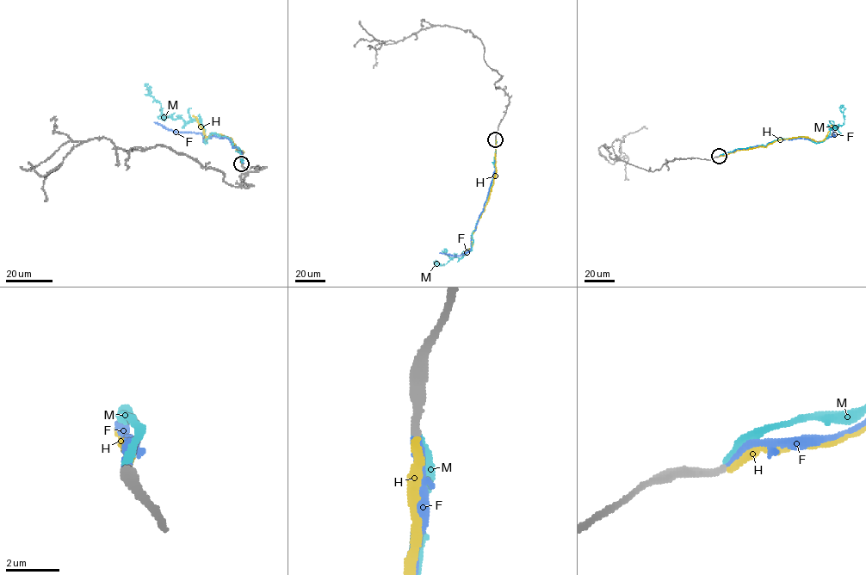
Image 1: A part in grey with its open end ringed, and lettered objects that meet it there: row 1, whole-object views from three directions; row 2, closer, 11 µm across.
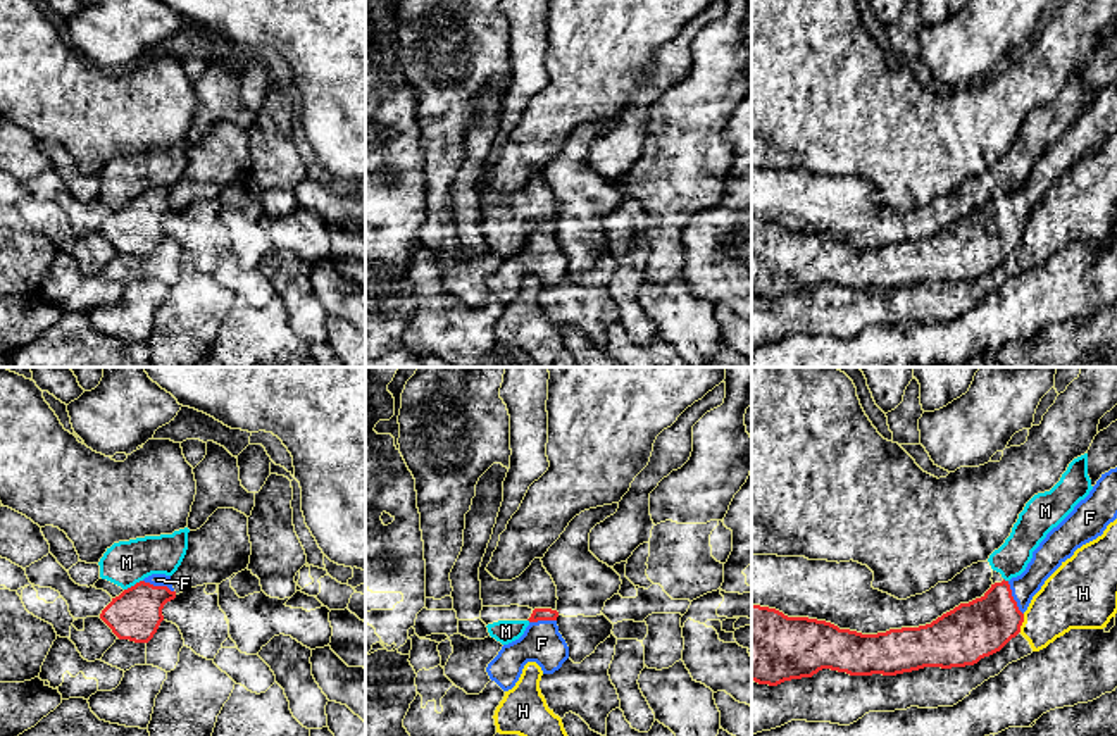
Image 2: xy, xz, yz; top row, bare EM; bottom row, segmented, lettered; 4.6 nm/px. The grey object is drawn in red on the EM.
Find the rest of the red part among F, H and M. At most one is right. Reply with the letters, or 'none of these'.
F

